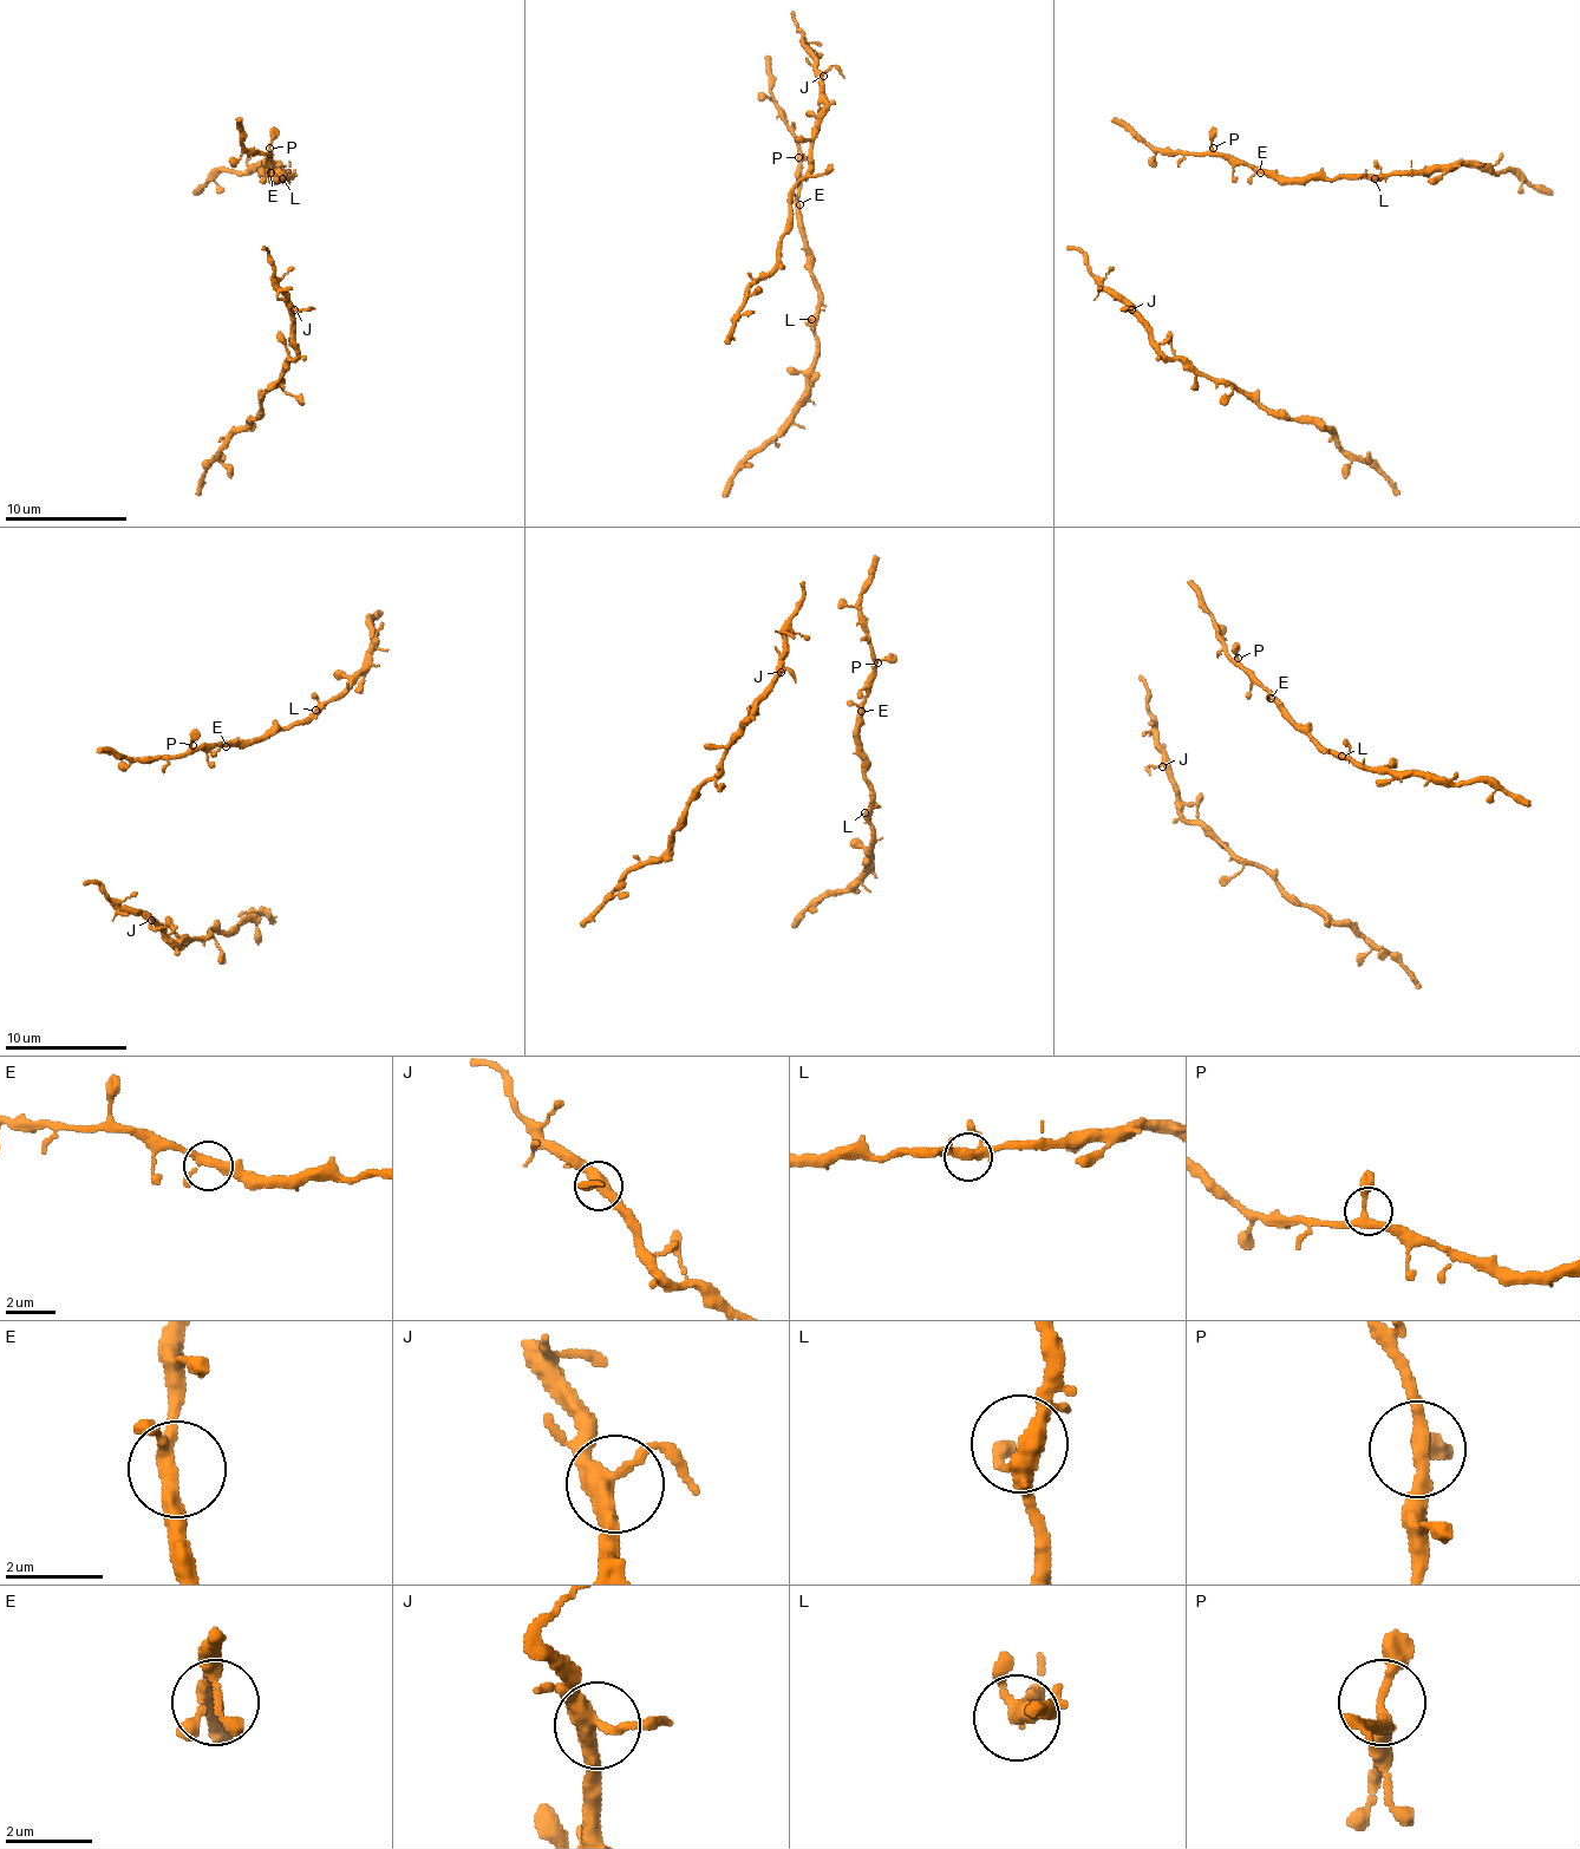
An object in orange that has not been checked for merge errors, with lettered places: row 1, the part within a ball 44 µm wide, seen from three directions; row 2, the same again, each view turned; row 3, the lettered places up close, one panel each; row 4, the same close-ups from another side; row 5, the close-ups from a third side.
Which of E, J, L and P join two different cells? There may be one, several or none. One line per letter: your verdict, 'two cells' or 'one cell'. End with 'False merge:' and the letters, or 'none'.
E: one cell
J: one cell
L: one cell
P: one cell
False merge: none

